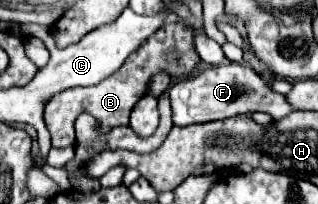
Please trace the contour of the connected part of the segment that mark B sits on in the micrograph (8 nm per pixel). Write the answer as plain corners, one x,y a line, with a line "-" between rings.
183,22
165,24
155,32
149,40
145,40
125,62
123,66
113,72
109,78
101,80
95,86
89,88
73,88
71,92
61,92
45,106
45,124
51,132
51,144
55,148
67,148
75,144
75,130
73,122
75,118
87,110
99,122
99,131
108,132
115,126
129,126
129,114
135,102
145,96
145,86
151,78
151,74
159,72
159,68
165,68
171,76
185,76
191,70
195,70
199,64
199,56
193,48
193,32
185,28

